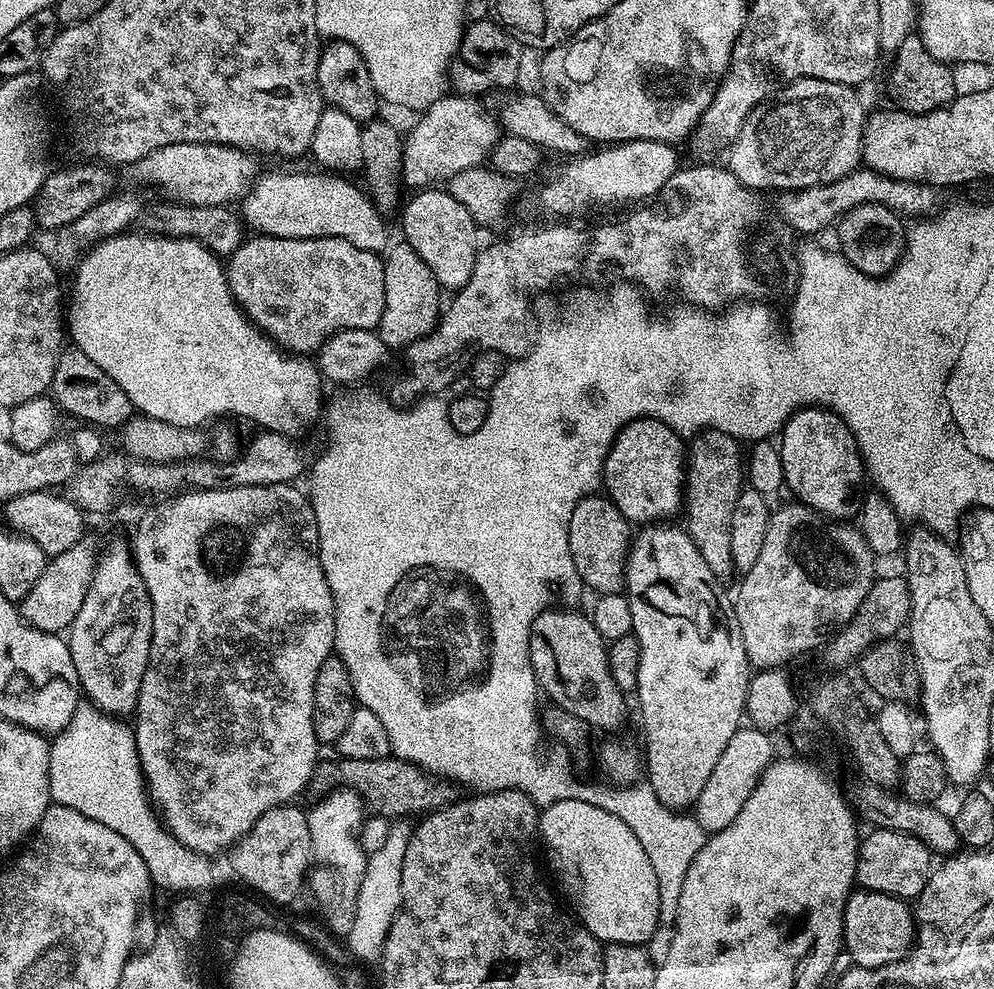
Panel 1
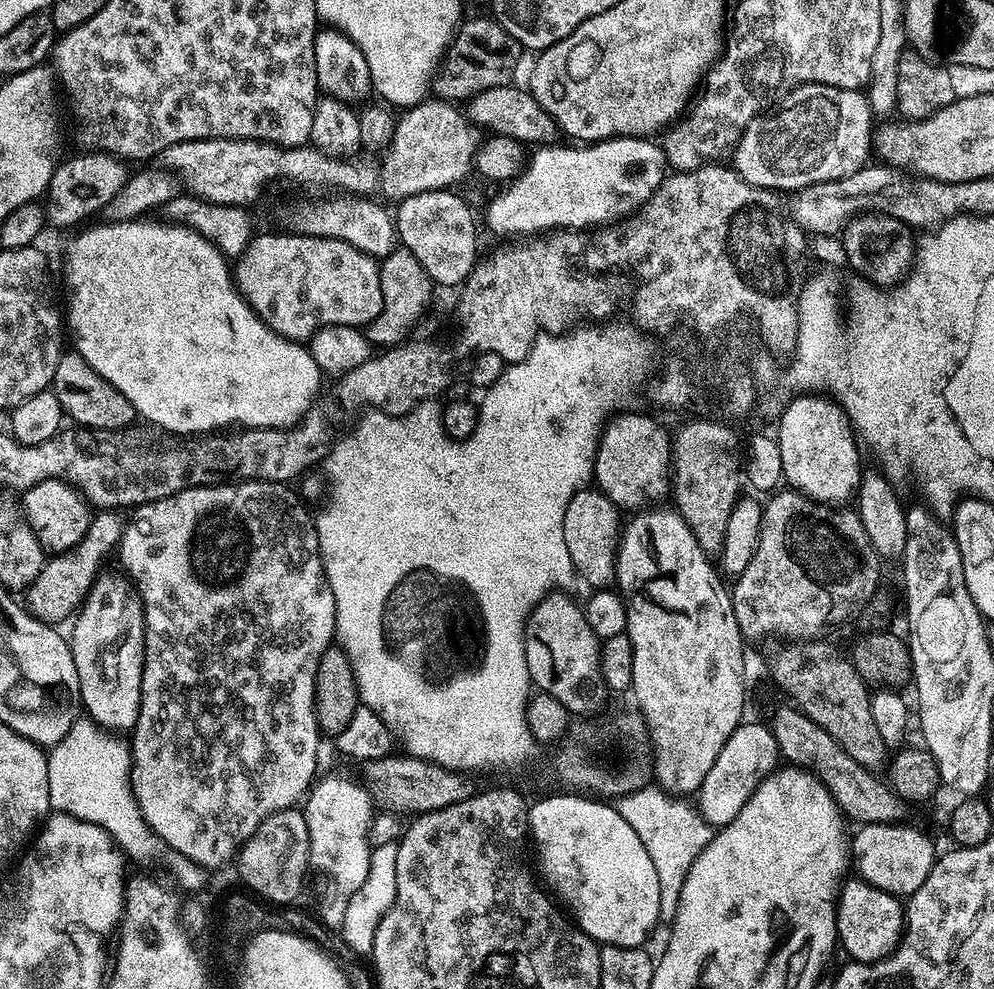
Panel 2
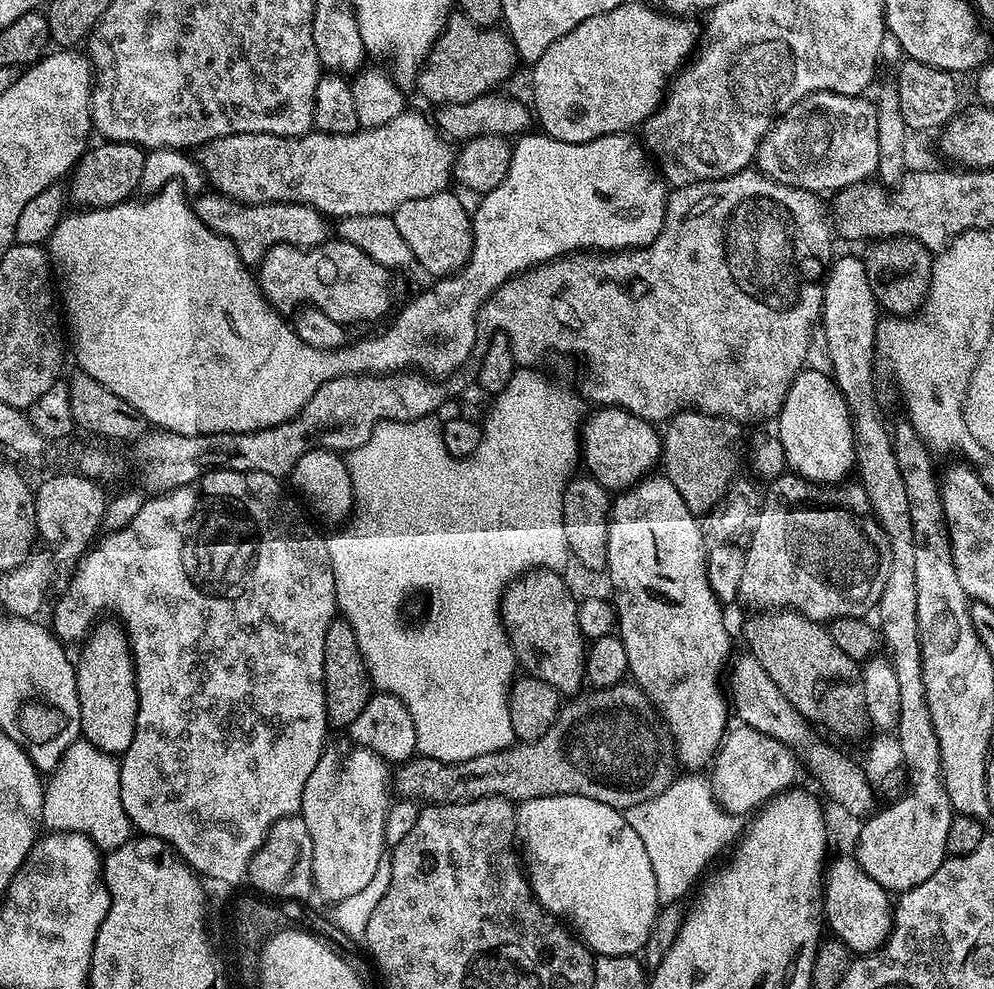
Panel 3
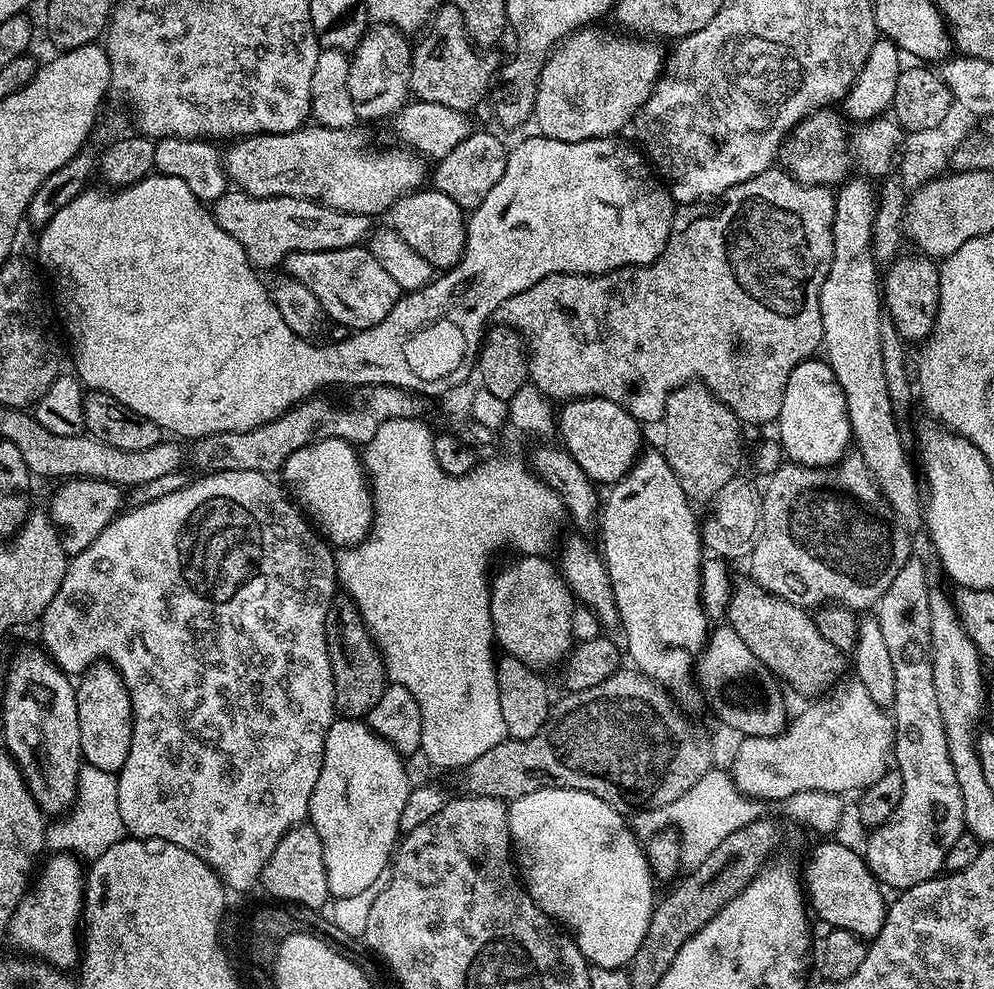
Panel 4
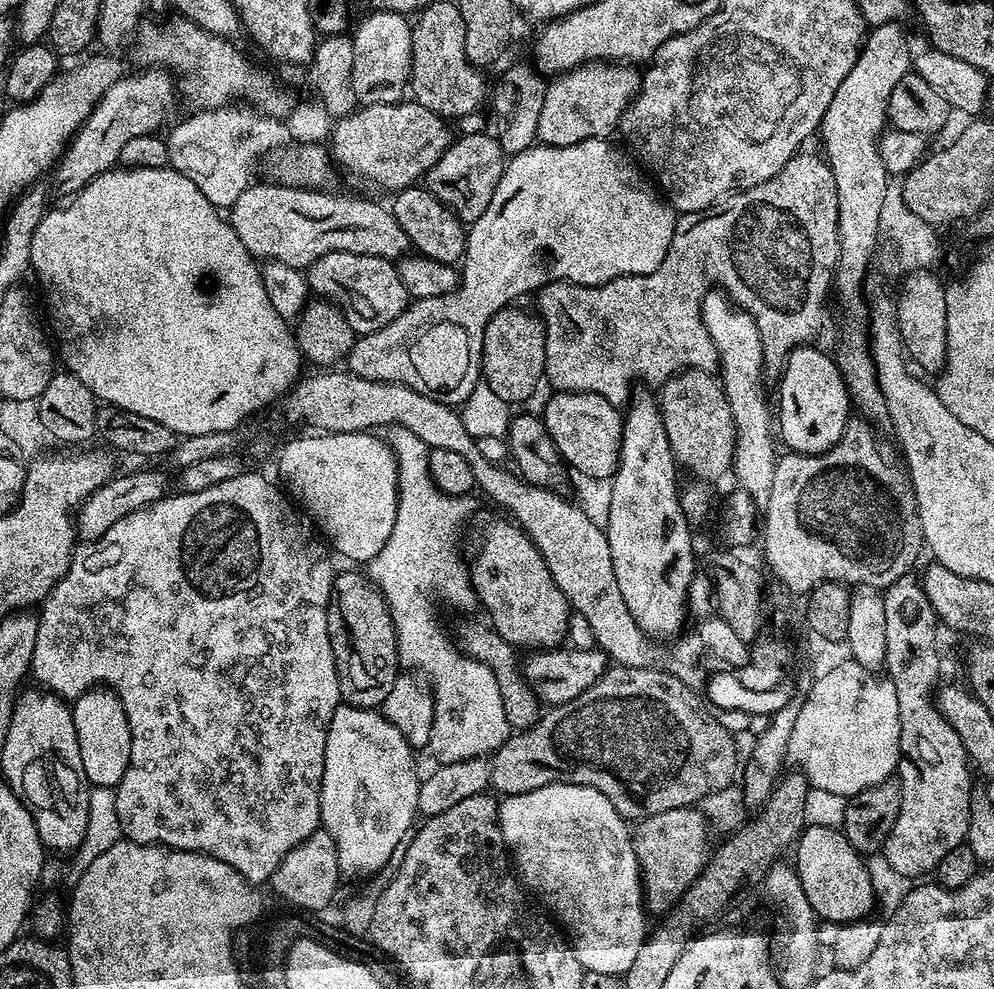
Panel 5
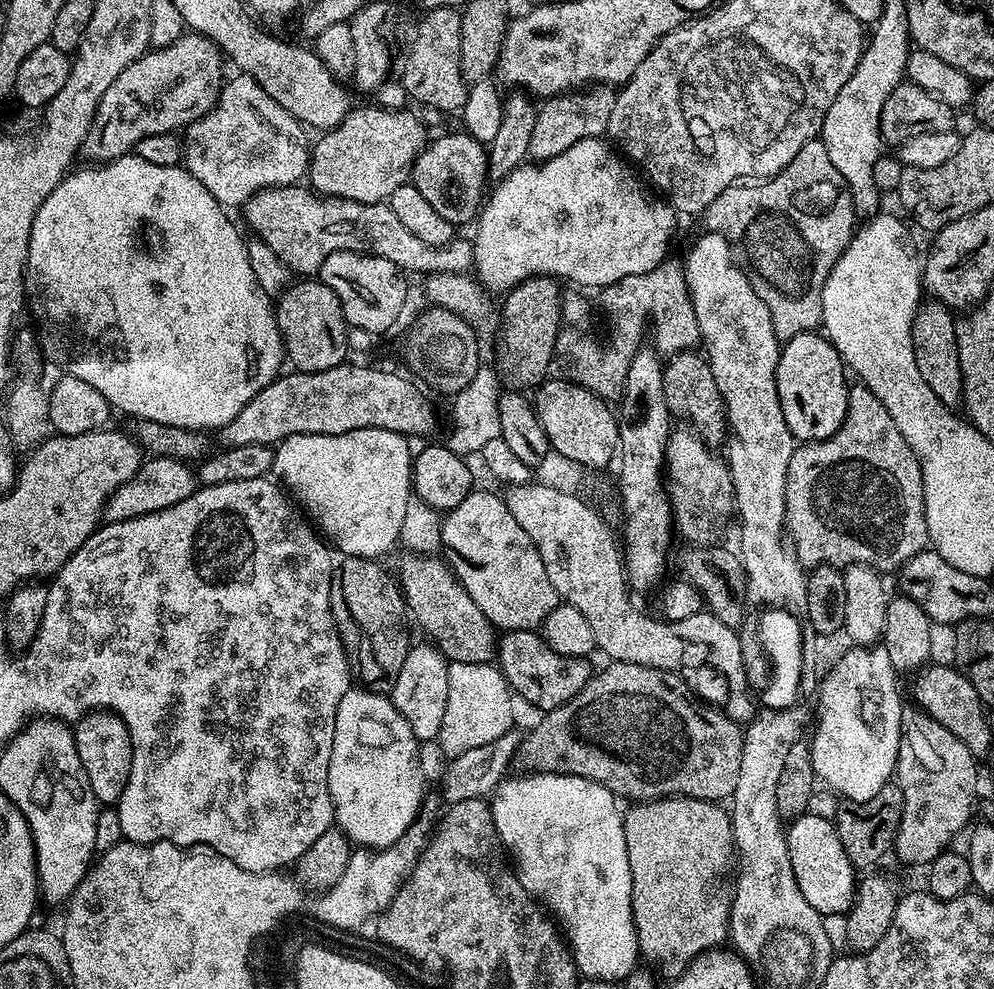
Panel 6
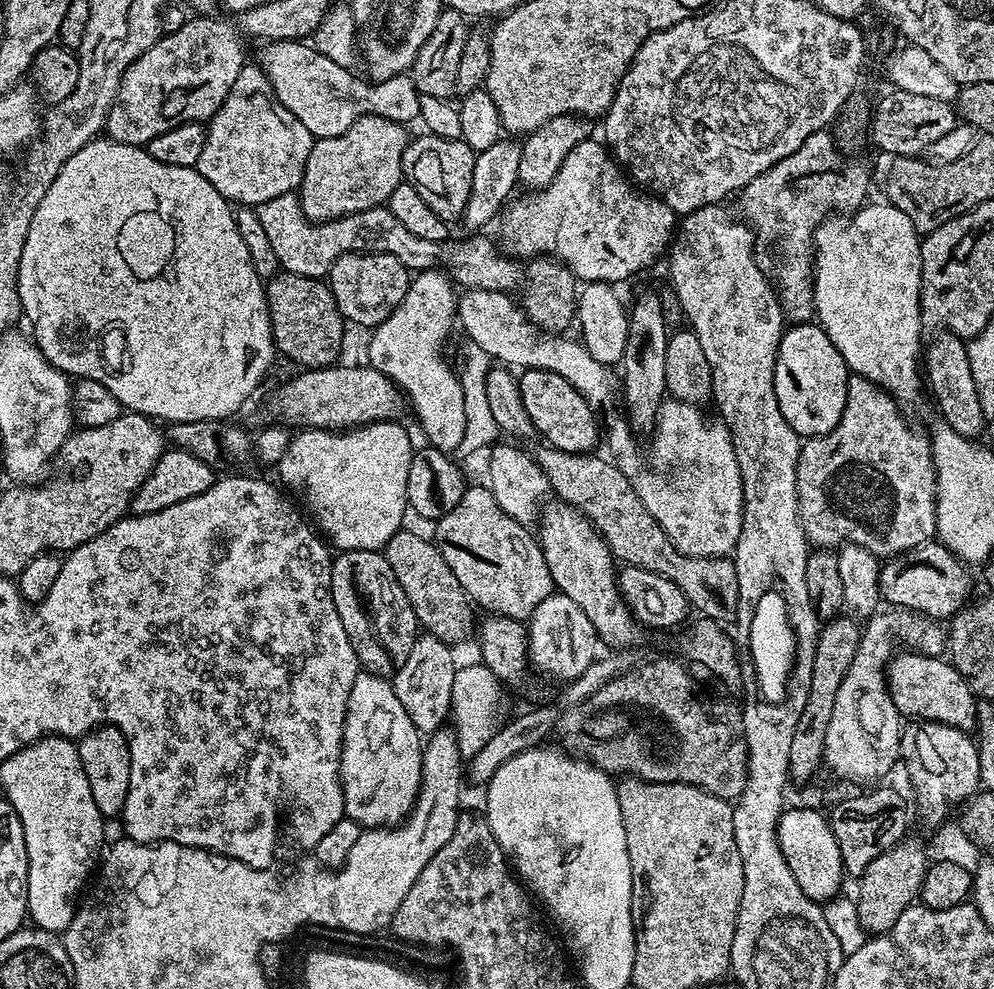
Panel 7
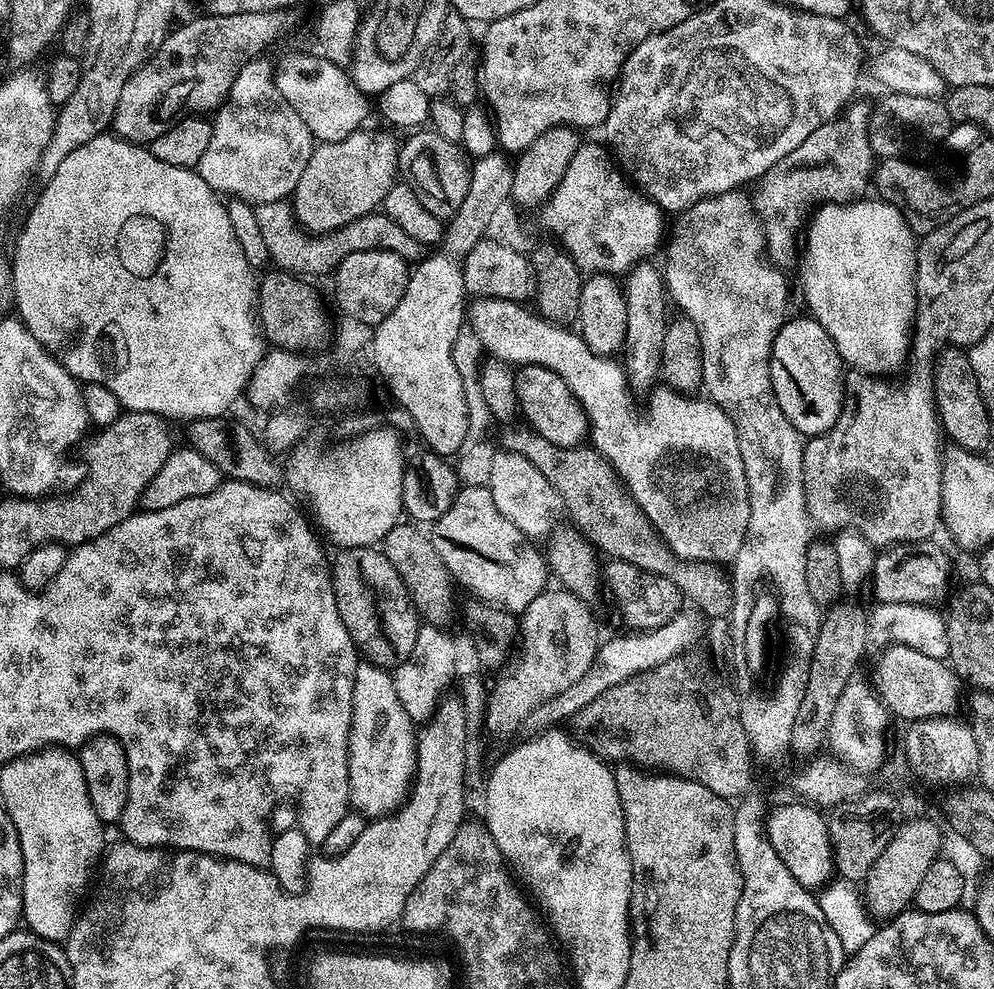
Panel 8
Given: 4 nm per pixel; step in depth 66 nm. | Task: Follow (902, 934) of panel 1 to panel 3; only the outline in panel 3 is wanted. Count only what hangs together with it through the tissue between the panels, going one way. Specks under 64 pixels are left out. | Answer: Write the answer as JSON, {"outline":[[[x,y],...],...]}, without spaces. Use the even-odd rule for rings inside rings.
{"outline":[[[851,855],[834,860],[824,870],[824,919],[827,927],[831,935],[841,940],[853,954],[874,952],[888,941],[892,933],[894,904],[890,894],[878,886],[878,882],[874,882],[874,878],[870,878]]]}

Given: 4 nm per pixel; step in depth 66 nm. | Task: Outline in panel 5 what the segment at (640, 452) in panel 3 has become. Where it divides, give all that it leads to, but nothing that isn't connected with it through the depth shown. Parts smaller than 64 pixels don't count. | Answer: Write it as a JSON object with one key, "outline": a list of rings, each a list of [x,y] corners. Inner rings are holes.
{"outline":[[[553,391],[551,395],[544,404],[542,419],[550,438],[554,438],[560,459],[572,472],[581,472],[590,478],[611,480],[620,465],[624,429],[621,409],[606,402],[606,398],[589,392]]]}

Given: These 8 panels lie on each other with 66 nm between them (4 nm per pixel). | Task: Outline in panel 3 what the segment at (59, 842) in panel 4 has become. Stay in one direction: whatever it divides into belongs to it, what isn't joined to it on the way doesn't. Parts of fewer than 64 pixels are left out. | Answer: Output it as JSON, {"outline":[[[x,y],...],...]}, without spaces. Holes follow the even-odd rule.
{"outline":[[[75,740],[60,758],[60,765],[46,780],[42,824],[53,832],[77,832],[92,839],[105,853],[133,839],[134,829],[122,806],[120,762],[98,750],[88,740]]]}

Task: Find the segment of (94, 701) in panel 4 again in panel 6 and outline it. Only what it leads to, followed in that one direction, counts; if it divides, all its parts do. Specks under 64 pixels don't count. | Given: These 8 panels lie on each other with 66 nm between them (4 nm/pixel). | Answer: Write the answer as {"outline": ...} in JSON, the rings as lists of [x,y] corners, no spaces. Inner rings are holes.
{"outline":[[[97,710],[75,721],[74,735],[78,758],[82,758],[82,770],[86,770],[86,778],[90,778],[94,798],[101,805],[115,805],[122,798],[130,778],[132,743],[126,722],[122,722],[122,718],[114,712]]]}

